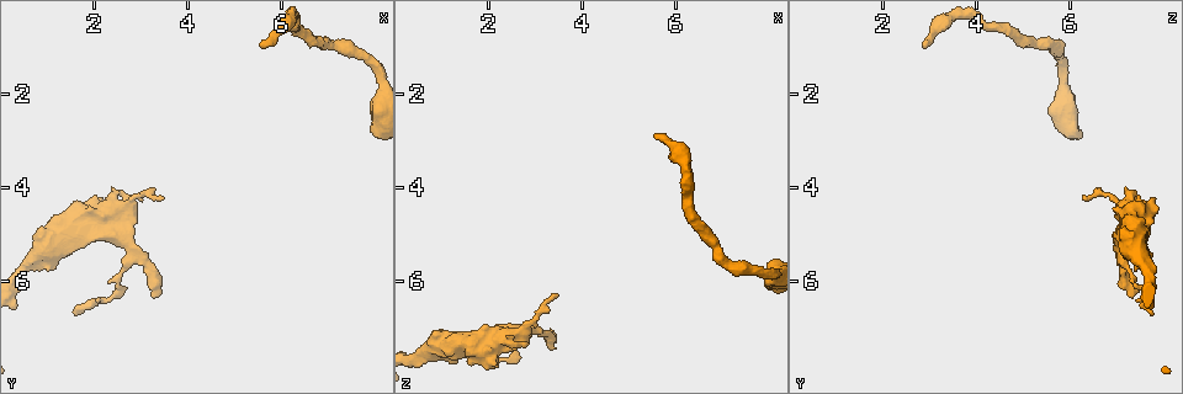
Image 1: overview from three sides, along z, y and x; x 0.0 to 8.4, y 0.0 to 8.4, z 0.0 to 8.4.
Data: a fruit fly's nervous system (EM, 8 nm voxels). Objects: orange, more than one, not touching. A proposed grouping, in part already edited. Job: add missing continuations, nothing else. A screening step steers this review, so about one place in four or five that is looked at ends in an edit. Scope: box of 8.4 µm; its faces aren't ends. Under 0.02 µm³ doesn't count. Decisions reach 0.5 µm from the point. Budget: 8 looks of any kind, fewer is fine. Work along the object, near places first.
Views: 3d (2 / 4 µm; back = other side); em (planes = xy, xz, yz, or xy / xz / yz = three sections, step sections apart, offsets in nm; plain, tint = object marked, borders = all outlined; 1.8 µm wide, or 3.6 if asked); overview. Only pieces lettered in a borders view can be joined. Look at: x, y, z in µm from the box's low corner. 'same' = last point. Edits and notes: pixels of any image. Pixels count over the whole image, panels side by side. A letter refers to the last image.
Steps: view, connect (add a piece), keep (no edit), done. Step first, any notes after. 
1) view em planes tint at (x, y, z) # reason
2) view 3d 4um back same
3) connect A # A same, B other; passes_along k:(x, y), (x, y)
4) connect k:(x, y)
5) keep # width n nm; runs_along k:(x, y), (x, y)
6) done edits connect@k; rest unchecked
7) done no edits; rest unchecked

view 3d 2um at (5.60, 0.95, 2.90) # an open end

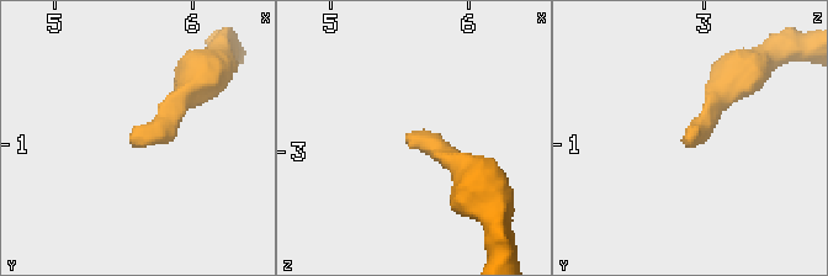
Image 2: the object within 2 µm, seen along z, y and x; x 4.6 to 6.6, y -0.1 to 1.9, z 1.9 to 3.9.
view em xz step 16 tint at (5.52, 0.94, 2.94) # shape alone is not enough

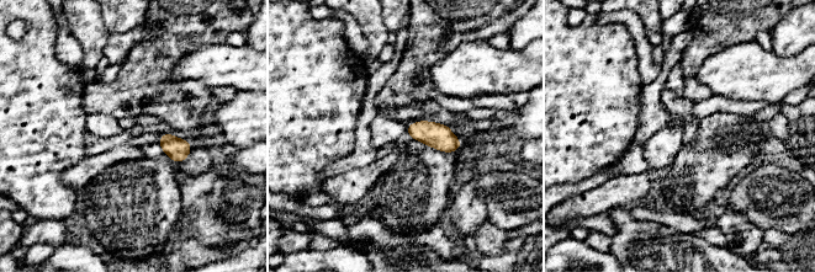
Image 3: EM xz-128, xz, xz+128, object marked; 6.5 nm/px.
view em planes borders same

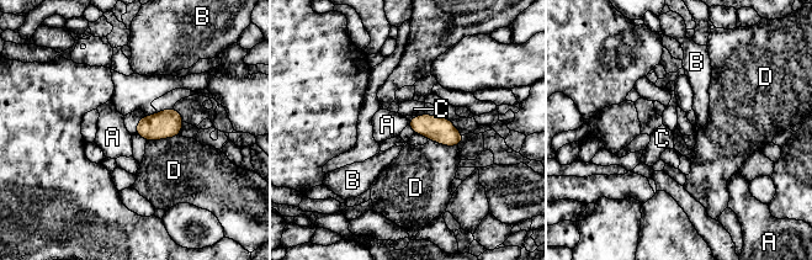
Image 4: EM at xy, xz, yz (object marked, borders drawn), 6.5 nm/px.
connect C # A other, B other, C same, D other; passes_along 4:(435, 128), (420, 116), (412, 107); the neuron continues

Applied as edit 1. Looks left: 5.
view em xy step 8 tint at (1.60, 6.65, 7.75) # an open end

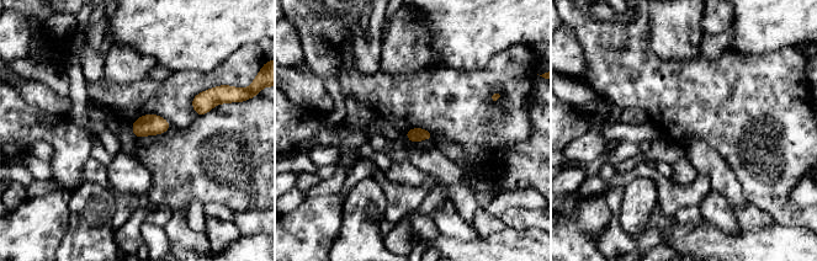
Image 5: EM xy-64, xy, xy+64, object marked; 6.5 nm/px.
view em planes borders same

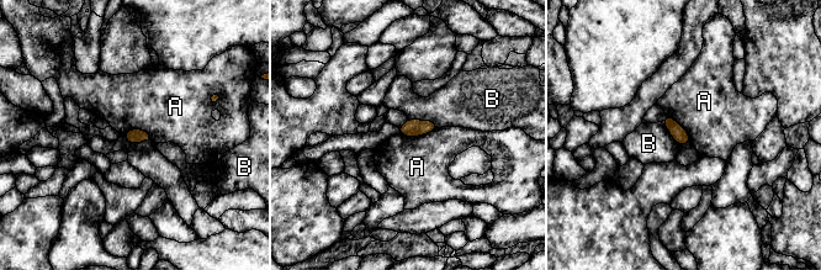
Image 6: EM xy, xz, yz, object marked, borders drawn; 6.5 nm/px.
keep # width 90 nm; A other, B other; no lettered piece goes on from it

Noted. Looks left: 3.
done edits connect@4; rest unchecked

